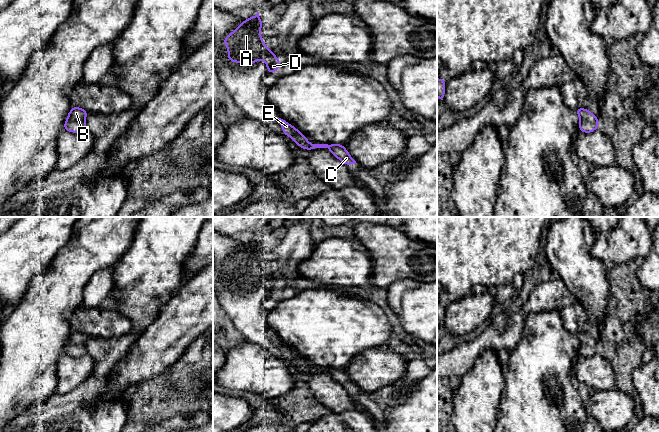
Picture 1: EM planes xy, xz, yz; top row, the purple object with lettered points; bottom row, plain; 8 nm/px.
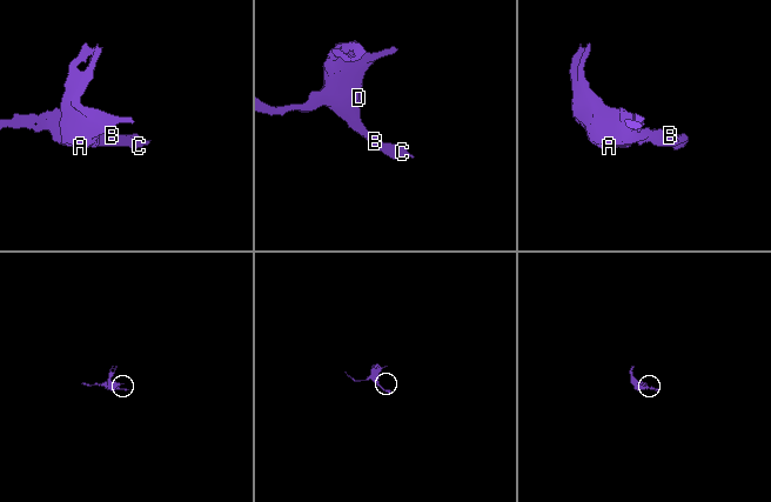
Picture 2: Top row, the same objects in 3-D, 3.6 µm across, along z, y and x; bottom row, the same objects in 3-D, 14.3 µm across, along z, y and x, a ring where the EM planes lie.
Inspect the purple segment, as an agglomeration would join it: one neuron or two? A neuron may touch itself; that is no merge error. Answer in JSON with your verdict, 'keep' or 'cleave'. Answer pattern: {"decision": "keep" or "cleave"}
{"decision": "keep"}

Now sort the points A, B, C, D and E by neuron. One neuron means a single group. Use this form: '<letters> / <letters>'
A B C D E

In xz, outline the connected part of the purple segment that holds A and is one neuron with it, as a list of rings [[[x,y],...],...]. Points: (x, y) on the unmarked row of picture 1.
[[[258,236],[255,240],[243,244],[243,247],[223,264],[229,273],[227,282],[232,287],[238,285],[245,290],[251,290],[261,283],[267,287],[267,297],[276,297],[281,284],[273,278],[272,273],[265,270],[260,259],[262,250],[264,248]]]

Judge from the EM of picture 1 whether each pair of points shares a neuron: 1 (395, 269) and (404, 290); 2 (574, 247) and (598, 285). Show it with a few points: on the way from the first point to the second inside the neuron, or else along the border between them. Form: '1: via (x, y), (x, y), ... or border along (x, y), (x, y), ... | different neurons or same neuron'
1: border along (423, 282), (397, 279), (385, 288) | different neurons
2: via (574, 256), (574, 261), (589, 276) | same neuron

